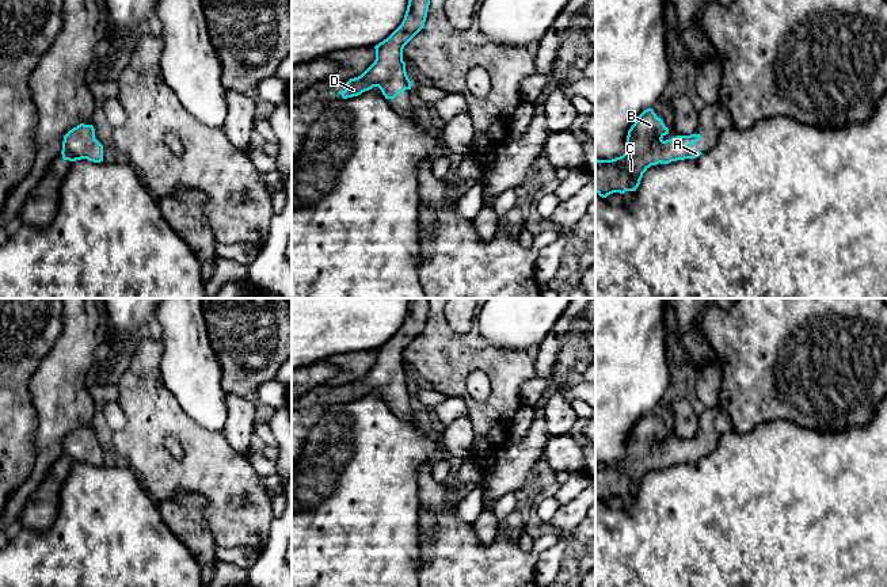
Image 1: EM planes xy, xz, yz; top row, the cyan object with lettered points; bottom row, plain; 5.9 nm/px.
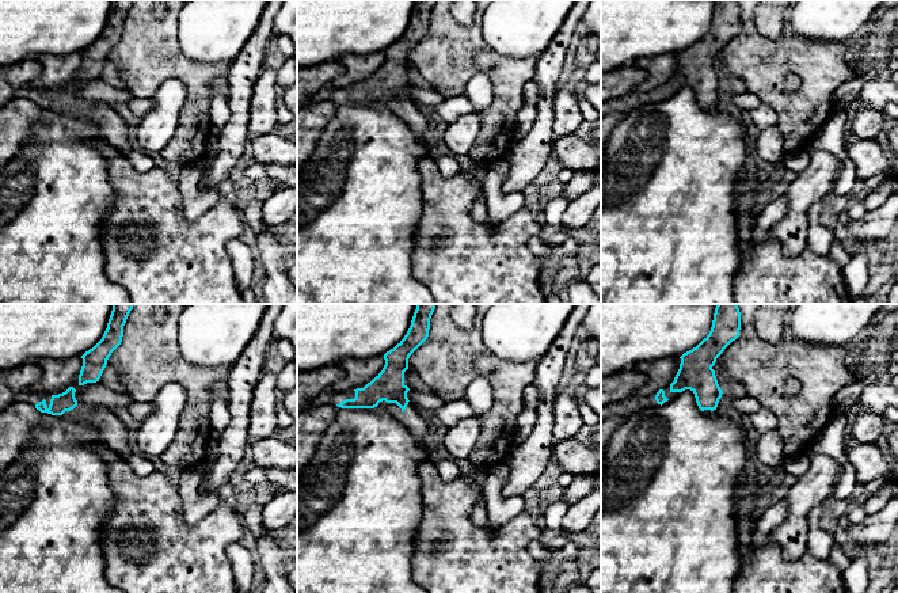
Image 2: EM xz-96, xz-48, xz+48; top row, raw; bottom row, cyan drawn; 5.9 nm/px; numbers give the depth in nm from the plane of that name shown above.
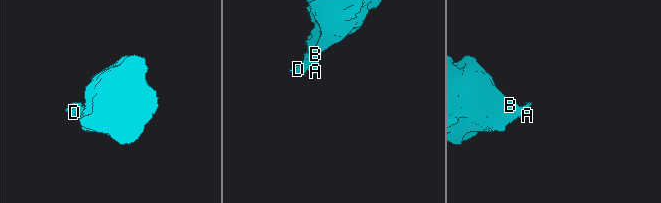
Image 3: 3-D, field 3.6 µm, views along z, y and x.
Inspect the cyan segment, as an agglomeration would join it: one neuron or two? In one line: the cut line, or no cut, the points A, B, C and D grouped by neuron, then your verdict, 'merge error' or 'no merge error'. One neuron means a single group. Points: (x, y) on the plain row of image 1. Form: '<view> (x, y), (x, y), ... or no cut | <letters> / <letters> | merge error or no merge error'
no cut | A B C D | no merge error

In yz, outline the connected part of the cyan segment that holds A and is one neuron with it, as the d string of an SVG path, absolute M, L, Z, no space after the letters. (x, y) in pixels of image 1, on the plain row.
M644 413L628 434L625 457L612 464L595 462L595 496L606 502L613 496L636 495L643 477L651 469L703 458L689 453L703 442L700 438L677 439L663 445L666 438L669 432L654 413Z

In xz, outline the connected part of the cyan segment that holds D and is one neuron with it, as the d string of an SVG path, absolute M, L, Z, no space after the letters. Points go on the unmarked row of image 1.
M410 298L401 328L374 350L374 366L361 380L350 382L344 394L338 396L343 403L358 400L373 390L378 390L385 403L395 403L403 394L411 393L412 388L403 365L403 352L425 332L429 309L430 298Z

